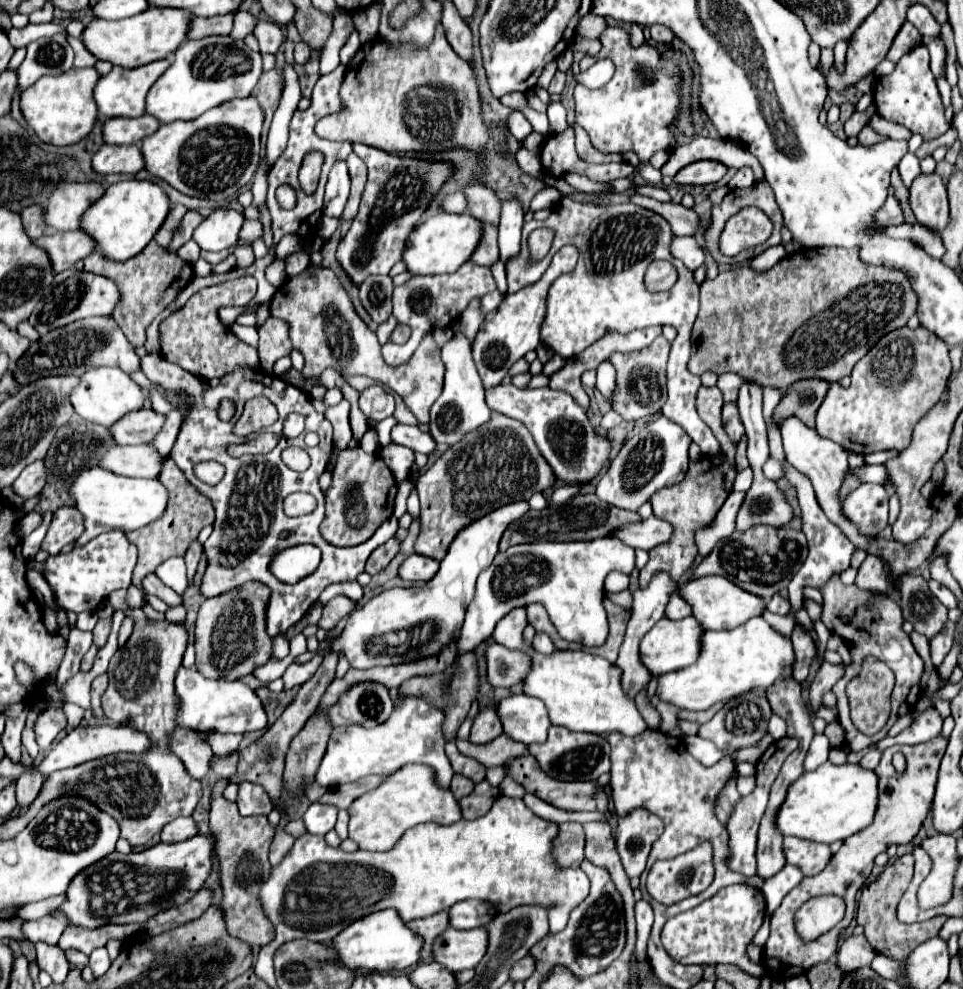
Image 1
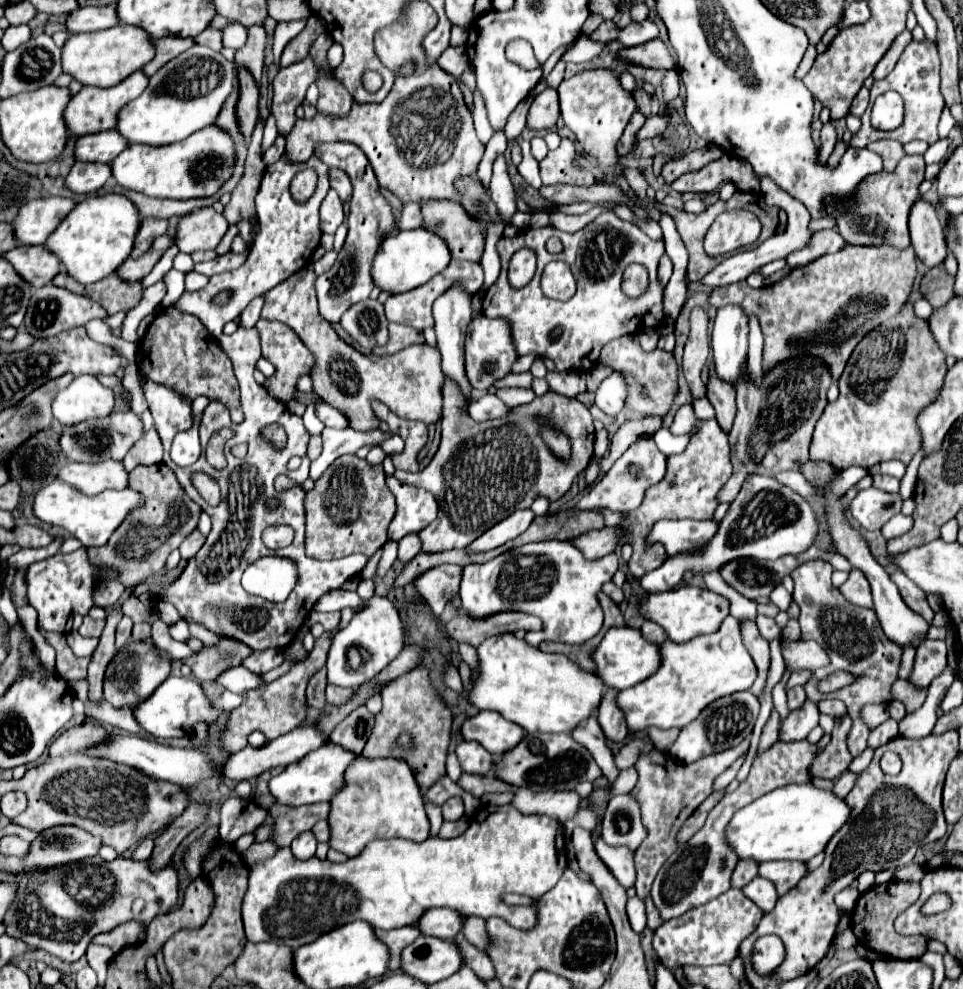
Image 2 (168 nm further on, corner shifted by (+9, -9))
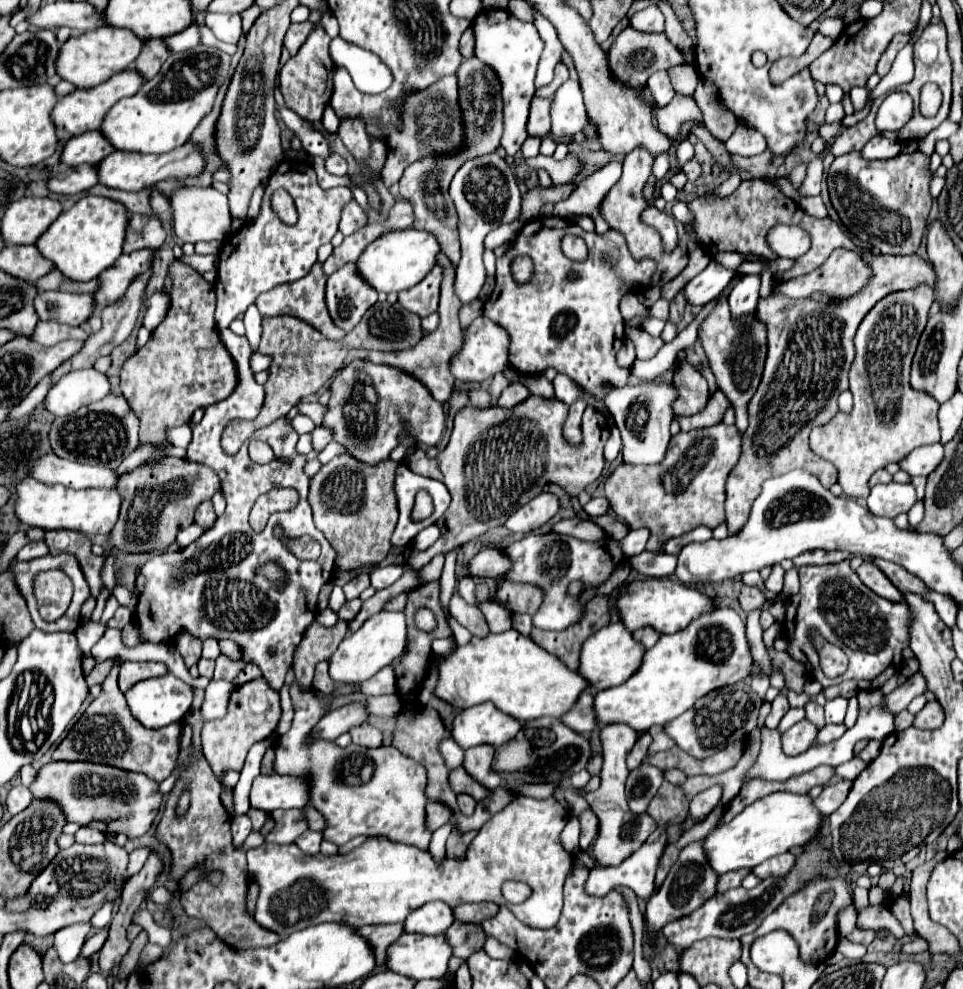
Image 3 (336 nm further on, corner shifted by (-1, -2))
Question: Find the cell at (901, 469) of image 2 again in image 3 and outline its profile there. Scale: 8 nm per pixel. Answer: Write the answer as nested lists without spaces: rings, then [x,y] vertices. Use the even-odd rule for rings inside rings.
[[[940,443],[936,445],[926,445],[926,447],[918,447],[916,451],[912,451],[906,459],[900,461],[900,469],[904,469],[906,473],[914,475],[930,475],[942,461],[944,449]]]

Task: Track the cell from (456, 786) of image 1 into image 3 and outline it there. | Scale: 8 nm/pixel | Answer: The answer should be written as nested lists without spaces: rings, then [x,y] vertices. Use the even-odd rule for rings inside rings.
[[[458,795],[458,809],[462,815],[472,815],[476,801],[470,795]]]

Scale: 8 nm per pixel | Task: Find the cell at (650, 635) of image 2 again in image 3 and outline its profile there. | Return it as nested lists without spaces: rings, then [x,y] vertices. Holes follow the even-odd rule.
[[[642,627],[642,629],[634,631],[634,639],[636,639],[636,641],[640,641],[646,649],[650,649],[650,647],[654,647],[654,643],[658,643],[660,633],[650,631],[650,627]]]

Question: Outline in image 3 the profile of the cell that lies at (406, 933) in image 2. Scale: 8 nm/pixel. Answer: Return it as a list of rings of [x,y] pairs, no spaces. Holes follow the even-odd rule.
[[[394,923],[394,925],[378,925],[378,927],[360,927],[358,933],[366,937],[374,949],[376,971],[384,971],[386,969],[386,949],[398,941],[398,937],[404,933],[404,925]]]

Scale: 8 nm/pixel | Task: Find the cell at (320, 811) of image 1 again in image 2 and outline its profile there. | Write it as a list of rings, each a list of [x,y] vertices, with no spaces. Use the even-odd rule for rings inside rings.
[[[304,832],[304,834],[300,834],[300,838],[294,838],[292,840],[290,848],[292,848],[292,854],[296,858],[308,860],[316,852],[316,838],[312,838],[312,832]]]

